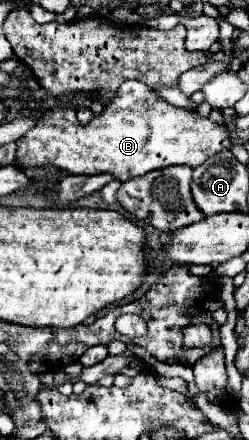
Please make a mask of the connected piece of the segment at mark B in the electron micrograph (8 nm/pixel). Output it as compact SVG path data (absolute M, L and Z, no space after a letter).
M123 81L119 87L115 99L111 105L103 109L101 115L93 117L93 121L87 127L81 127L77 123L77 111L75 109L53 109L45 111L37 125L29 129L19 141L17 141L17 165L25 167L45 167L55 165L61 171L77 173L77 175L99 175L109 173L119 181L129 181L133 177L145 175L155 169L165 169L171 165L187 165L191 169L199 167L207 157L213 157L215 153L231 149L231 135L225 125L213 123L209 117L199 117L197 113L189 109L175 107L167 103L163 97L155 93L155 89L147 87L141 81Z

